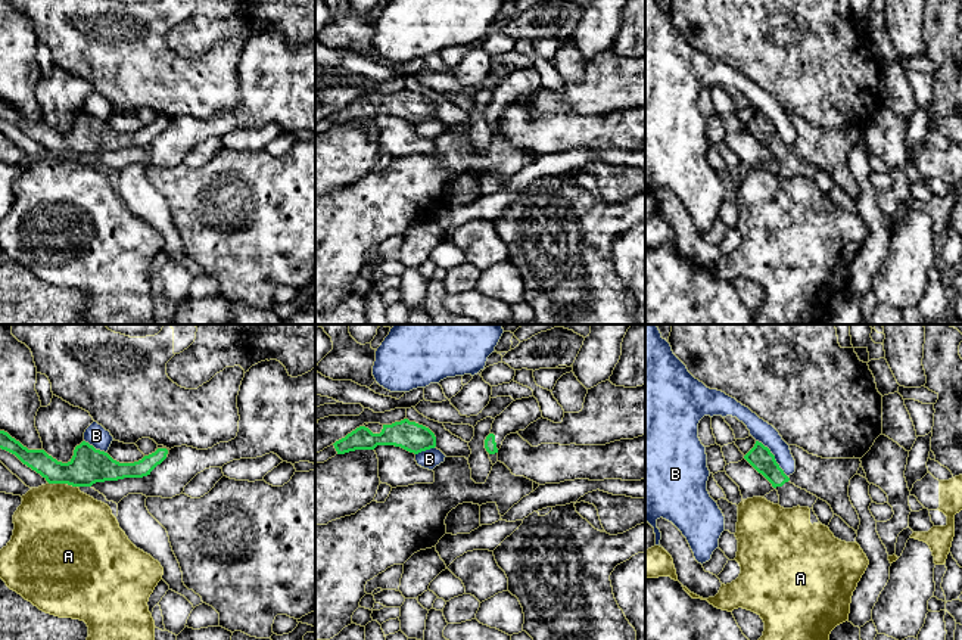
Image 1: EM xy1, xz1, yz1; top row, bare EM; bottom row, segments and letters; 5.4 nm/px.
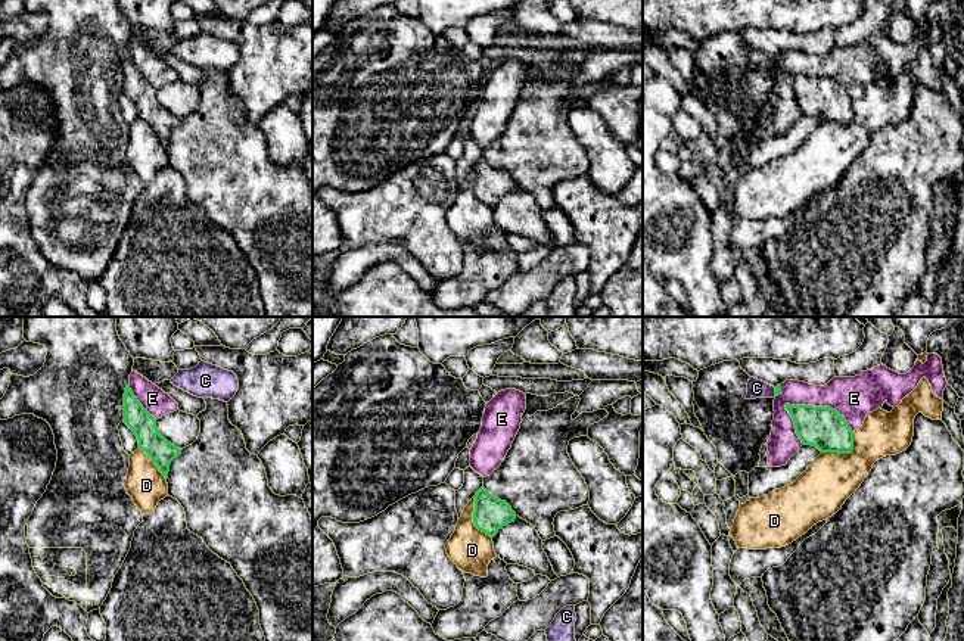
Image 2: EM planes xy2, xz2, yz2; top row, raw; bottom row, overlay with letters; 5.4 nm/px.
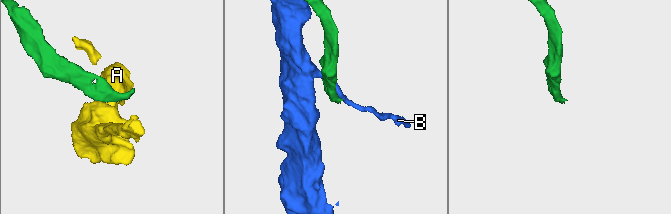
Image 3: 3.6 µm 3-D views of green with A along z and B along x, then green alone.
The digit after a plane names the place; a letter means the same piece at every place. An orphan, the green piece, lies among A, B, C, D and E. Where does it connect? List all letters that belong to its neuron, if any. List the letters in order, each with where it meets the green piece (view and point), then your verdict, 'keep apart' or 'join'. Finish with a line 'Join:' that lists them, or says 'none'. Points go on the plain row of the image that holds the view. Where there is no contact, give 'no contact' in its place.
A: xy1 (64, 152) | keep apart
B: yz1 (774, 127) | keep apart
C: yz2 (776, 62) | keep apart
D: yz2 (845, 123) | keep apart
E: yz2 (821, 77) | keep apart
Join: none

